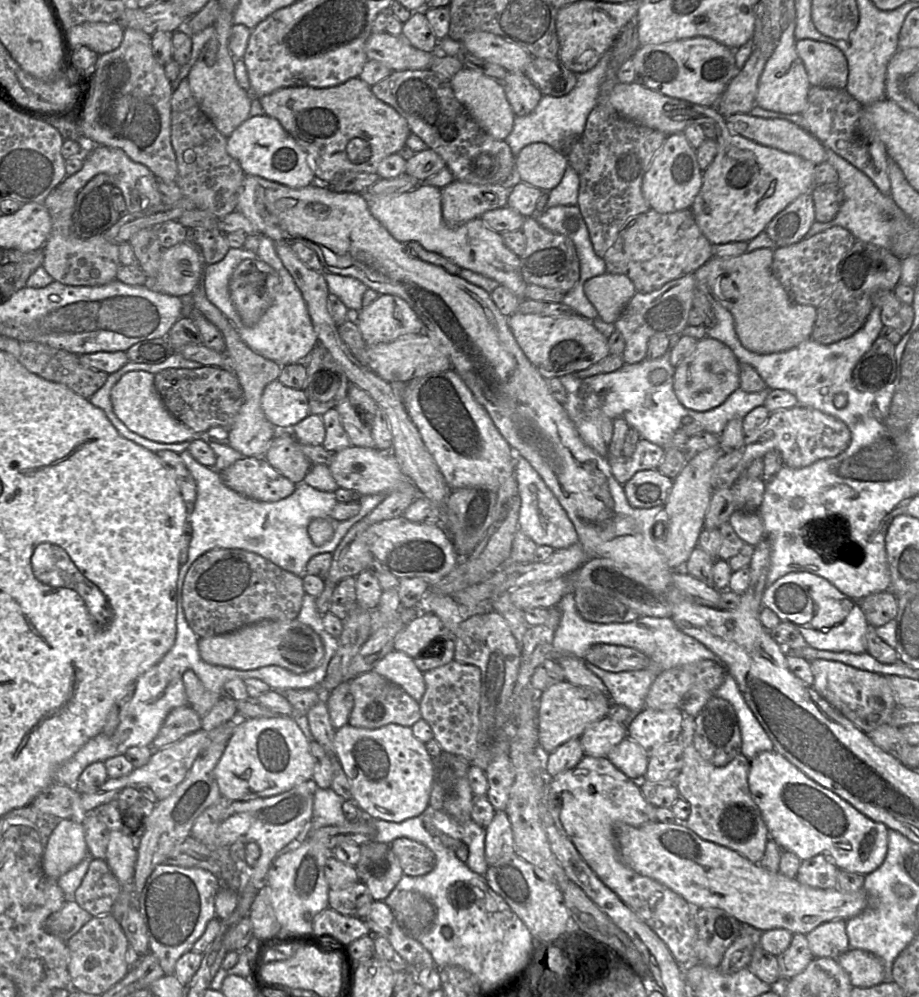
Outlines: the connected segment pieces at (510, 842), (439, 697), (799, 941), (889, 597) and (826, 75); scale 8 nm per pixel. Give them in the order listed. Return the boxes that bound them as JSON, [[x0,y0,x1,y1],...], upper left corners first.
[[485,811,514,865],[420,660,480,762],[777,934,813,979],[860,590,897,627],[796,39,848,89]]

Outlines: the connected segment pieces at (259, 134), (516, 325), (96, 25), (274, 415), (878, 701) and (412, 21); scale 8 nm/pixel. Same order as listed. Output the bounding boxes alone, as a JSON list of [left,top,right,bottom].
[[227,115,314,189],[508,311,611,380],[67,21,124,55],[261,380,310,431],[810,659,898,734],[401,10,438,53]]

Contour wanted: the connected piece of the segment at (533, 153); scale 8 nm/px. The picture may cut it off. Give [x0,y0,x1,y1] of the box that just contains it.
[515,143,567,192]

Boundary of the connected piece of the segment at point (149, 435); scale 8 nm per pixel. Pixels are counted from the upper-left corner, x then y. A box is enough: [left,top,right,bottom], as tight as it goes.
[110,370,197,443]

